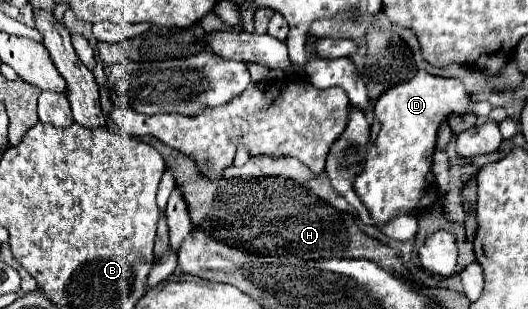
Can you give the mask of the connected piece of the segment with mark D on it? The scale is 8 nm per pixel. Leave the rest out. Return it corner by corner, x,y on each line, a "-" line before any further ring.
419,71
411,81
389,87
375,101
373,117
381,123
375,141
369,139
361,149
351,145
339,161
339,167
349,169
353,165
347,161
355,161
357,173
353,189
377,225
389,223
401,211
417,215
437,201
437,181
431,173
437,127
449,113
467,113
469,109
481,117
487,117
491,103
473,103
465,93
465,87
459,87
457,79
435,77
425,71

